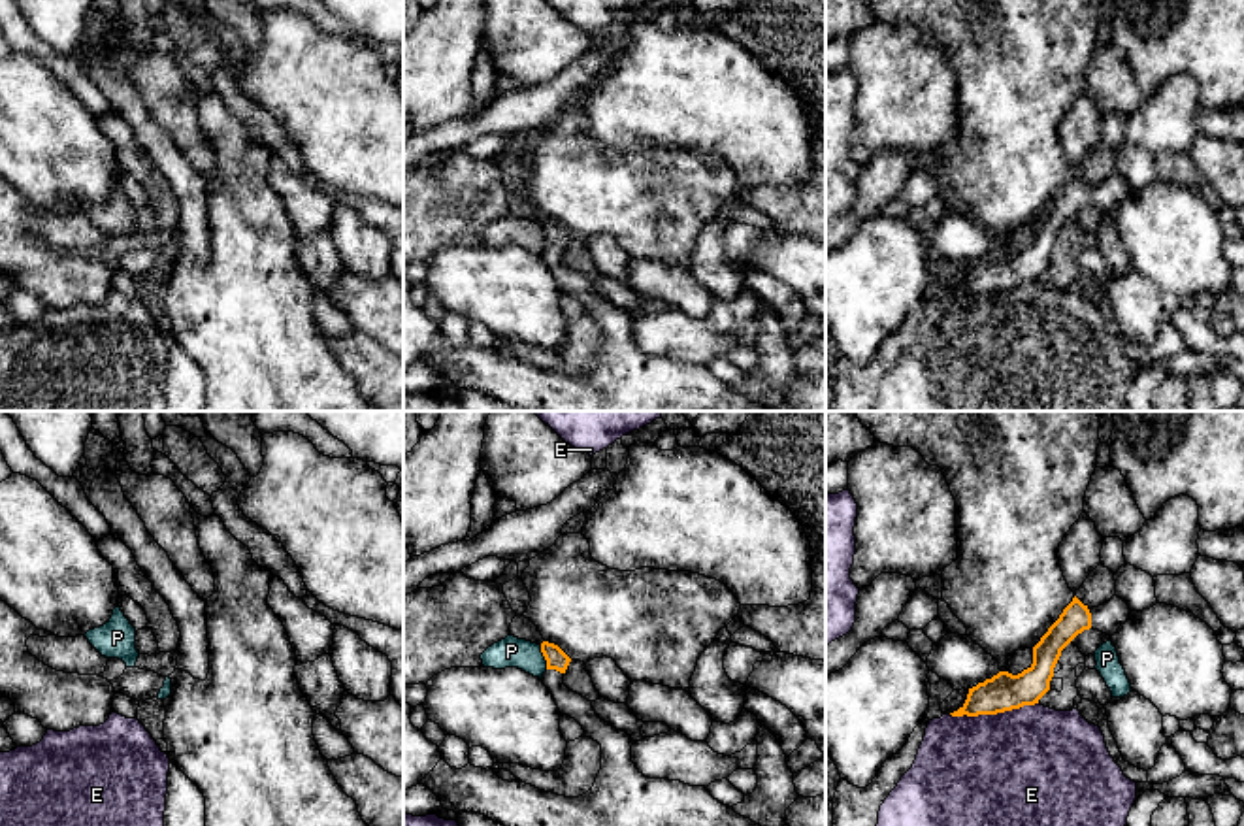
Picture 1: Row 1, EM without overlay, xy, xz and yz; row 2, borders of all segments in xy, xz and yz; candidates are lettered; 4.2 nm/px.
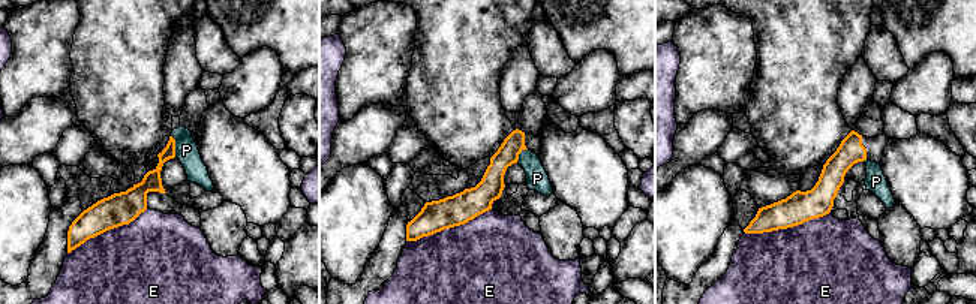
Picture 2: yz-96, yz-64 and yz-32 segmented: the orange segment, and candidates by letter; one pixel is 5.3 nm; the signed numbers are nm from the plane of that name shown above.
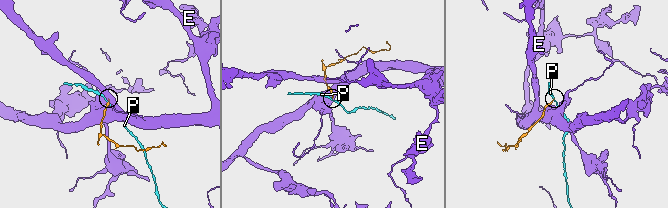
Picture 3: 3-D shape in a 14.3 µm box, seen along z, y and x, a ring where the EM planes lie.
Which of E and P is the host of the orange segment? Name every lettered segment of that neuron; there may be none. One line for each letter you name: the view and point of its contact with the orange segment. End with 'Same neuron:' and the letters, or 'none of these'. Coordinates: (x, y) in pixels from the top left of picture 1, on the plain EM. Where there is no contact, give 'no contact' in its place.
Same neuron: none of these

